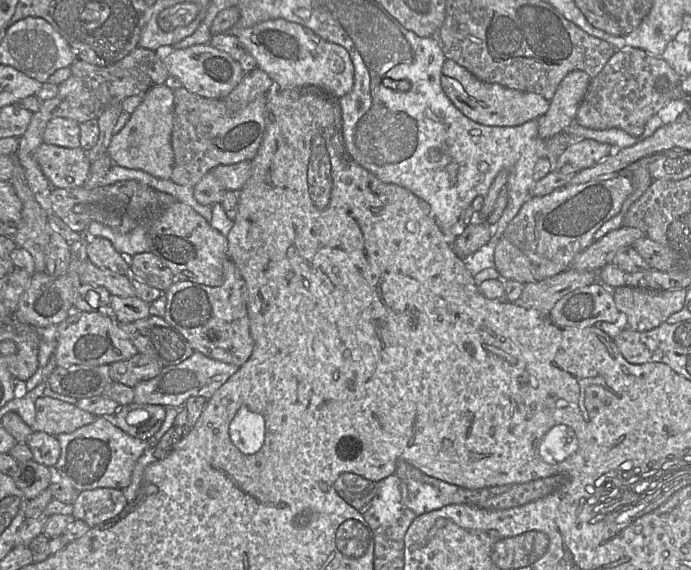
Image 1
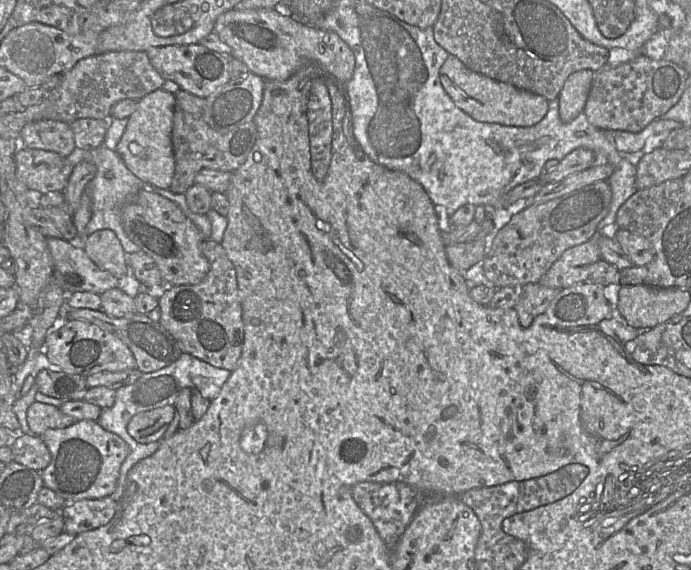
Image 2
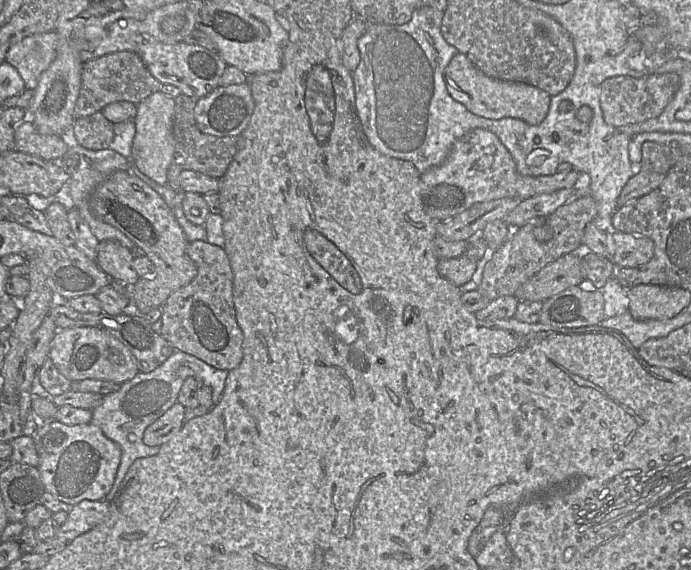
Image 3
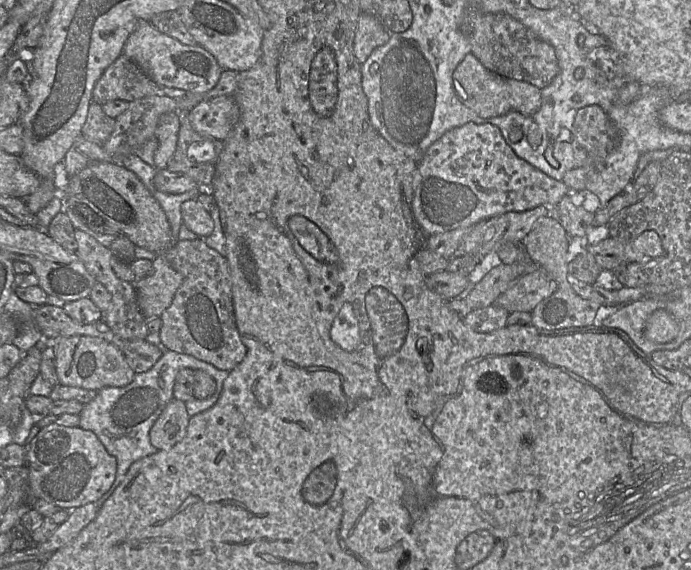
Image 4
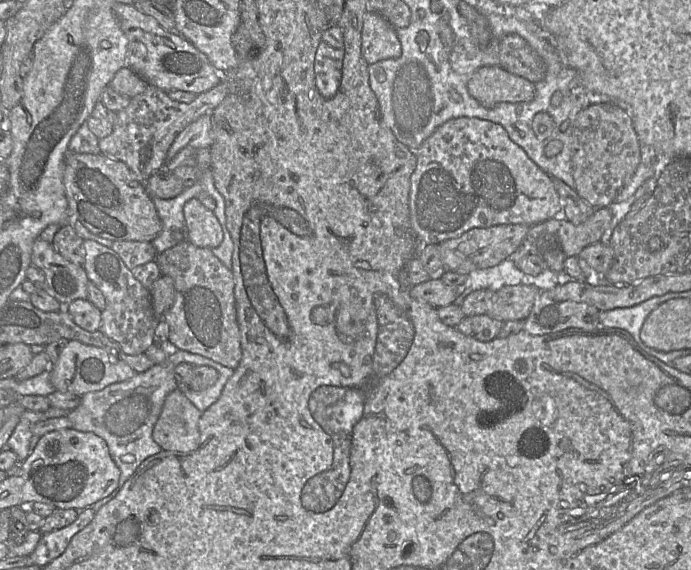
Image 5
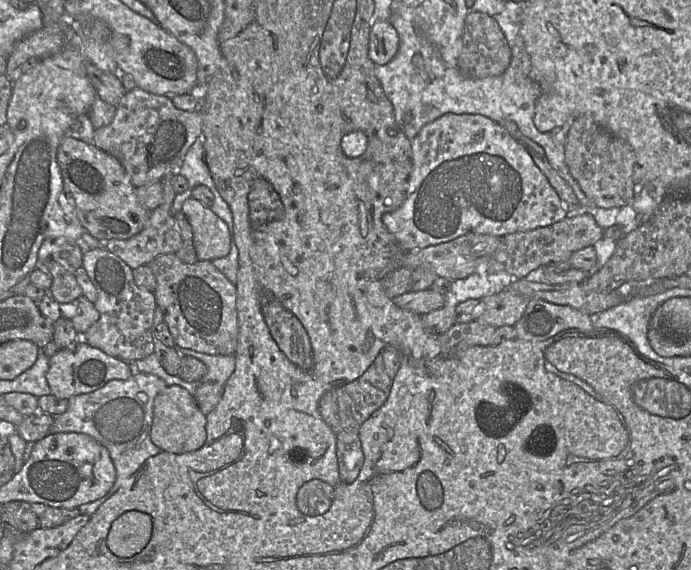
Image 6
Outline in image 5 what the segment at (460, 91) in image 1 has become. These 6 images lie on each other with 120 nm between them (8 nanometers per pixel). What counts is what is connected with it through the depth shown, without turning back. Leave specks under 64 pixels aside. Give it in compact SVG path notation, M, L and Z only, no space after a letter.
M498 66L477 69L469 78L467 89L475 100L487 108L500 103L530 102L536 94L532 82Z

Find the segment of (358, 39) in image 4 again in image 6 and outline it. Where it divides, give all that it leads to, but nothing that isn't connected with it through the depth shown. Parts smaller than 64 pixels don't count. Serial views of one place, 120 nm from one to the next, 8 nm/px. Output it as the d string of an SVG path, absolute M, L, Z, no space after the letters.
M373 21L368 54L375 65L385 65L396 55L399 48L399 36L396 29L388 21Z

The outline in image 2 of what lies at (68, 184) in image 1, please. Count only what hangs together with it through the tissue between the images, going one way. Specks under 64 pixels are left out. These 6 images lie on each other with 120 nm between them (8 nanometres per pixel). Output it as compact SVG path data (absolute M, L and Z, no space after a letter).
M20 147L15 154L16 175L29 190L45 194L64 191L75 167L73 157Z

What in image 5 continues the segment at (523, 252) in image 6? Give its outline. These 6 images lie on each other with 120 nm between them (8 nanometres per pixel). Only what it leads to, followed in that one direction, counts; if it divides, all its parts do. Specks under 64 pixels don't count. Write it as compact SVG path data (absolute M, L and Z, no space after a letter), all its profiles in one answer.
M609 207L595 209L587 220L579 224L558 216L531 226L521 246L527 246L541 254L544 242L554 242L566 257L579 256L585 247L600 242L611 222Z

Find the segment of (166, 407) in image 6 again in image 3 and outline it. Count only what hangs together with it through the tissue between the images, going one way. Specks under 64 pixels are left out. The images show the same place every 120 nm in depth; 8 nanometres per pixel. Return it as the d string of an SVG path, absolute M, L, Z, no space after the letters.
M176 402L144 432L143 442L148 446L161 446L172 439L185 423L185 407Z

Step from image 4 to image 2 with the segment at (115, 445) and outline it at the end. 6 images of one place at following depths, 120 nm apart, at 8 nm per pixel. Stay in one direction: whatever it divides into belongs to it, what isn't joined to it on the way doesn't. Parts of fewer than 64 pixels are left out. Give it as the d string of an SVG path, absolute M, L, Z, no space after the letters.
M182 353L171 365L155 372L144 373L133 384L116 390L114 405L110 408L102 409L97 420L102 428L118 435L130 448L128 456L121 465L116 488L110 495L116 502L119 502L124 494L130 469L142 459L153 455L161 445L160 441L142 444L130 436L127 431L127 425L131 418L141 412L161 408L166 405L175 405L177 397L183 388L197 389L204 398L211 401L218 396L230 375L231 372L229 370L214 367L191 354Z

